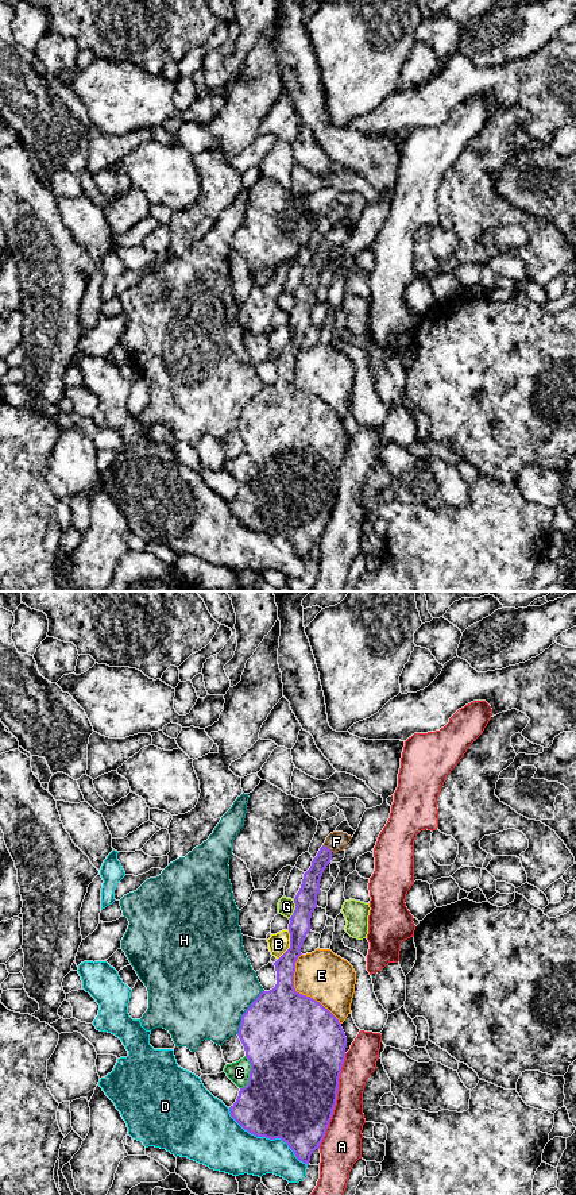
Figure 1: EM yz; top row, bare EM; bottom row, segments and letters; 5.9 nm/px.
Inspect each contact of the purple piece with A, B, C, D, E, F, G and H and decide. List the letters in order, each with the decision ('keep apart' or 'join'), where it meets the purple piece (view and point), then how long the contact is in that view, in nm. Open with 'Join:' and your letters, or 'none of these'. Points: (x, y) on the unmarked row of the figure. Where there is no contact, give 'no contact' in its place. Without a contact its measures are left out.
Join: F
A: keep apart | yz (336, 494) | 600 nm
B: keep apart | yz (290, 340) | 190 nm
C: keep apart | yz (250, 469) | 200 nm
D: keep apart | yz (267, 532) | 600 nm
E: keep apart | yz (301, 389) | 480 nm
F: join | yz (327, 242) | 70 nm
G: keep apart | yz (296, 304) | 120 nm
H: keep apart | yz (246, 407) | 300 nm

